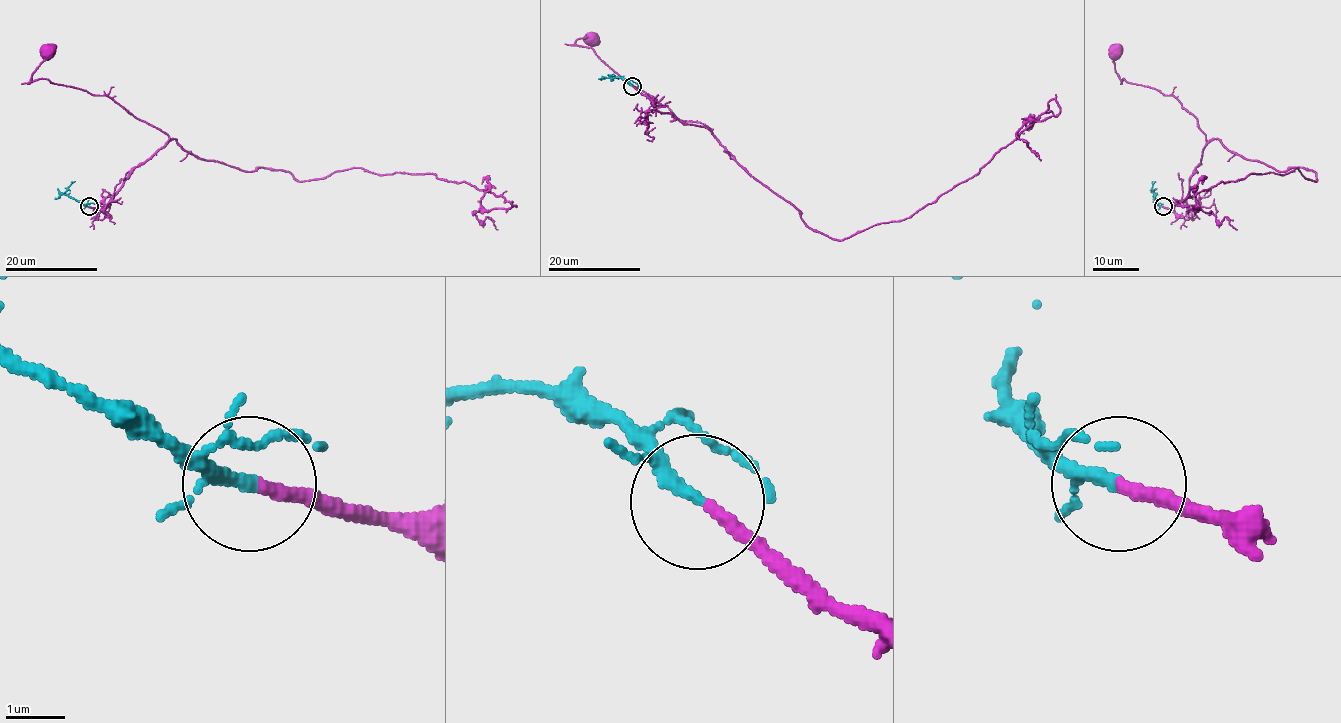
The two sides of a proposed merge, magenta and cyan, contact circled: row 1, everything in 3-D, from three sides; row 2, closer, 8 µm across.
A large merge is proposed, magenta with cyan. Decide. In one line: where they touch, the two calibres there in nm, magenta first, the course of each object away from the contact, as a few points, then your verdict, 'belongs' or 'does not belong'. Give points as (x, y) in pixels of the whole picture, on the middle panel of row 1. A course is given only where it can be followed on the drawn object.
place (632, 86); calibres 220 and 180 nm; course magenta (632, 86), (706, 127), (839, 240), (908, 218), (974, 177), (1053, 98), (1055, 116), (1017, 132), (1040, 161); course cyan (632, 86), (621, 78), (608, 77), (619, 79); belongs

